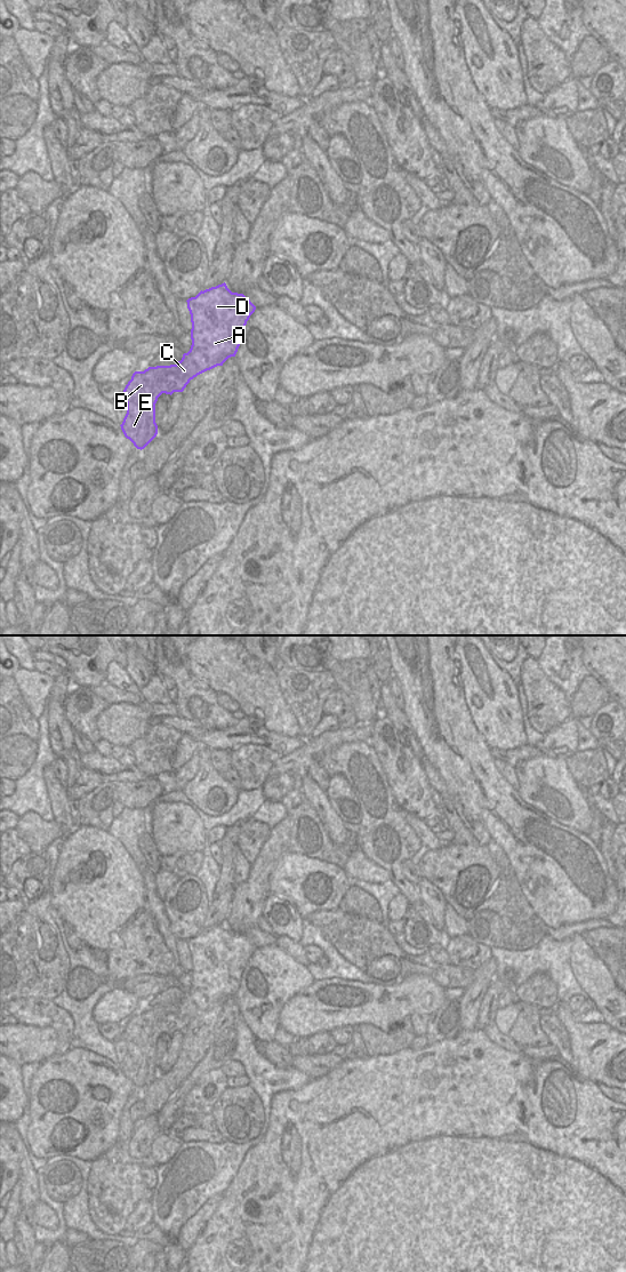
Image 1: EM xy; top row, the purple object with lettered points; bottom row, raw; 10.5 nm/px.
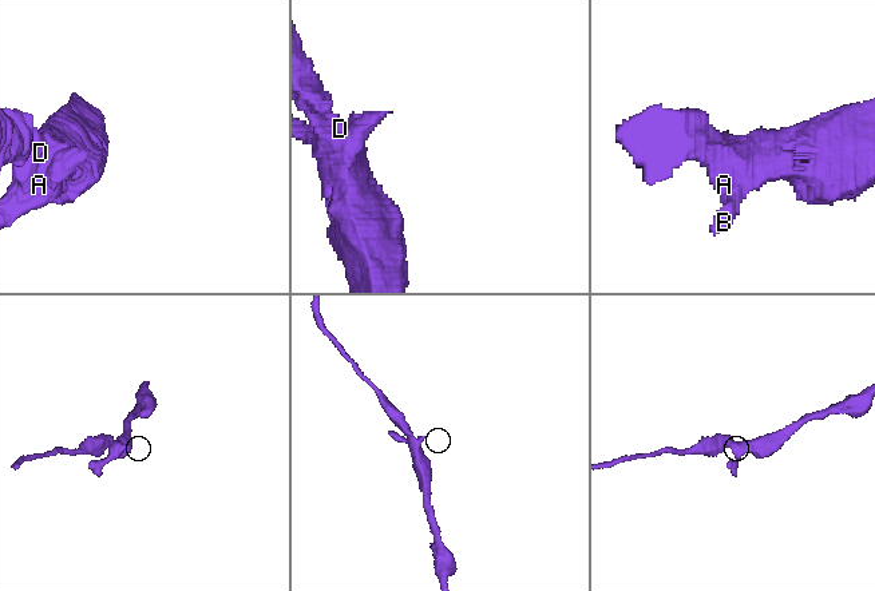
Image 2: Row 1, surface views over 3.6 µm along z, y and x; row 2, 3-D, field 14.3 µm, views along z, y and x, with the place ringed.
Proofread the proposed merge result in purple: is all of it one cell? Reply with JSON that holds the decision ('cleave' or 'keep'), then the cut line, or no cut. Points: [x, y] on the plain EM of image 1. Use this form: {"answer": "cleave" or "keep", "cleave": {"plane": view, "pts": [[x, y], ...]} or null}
{"answer": "keep", "cleave": null}

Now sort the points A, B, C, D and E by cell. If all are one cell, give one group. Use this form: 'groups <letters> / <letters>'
groups A B C D E

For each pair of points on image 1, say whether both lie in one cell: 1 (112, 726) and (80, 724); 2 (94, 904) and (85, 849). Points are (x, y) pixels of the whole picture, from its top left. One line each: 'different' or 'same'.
1: different
2: same

